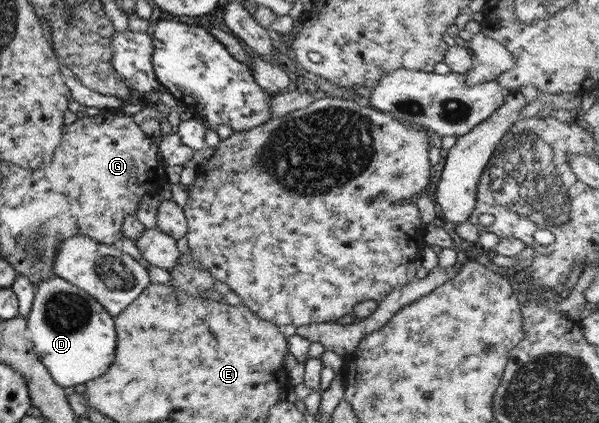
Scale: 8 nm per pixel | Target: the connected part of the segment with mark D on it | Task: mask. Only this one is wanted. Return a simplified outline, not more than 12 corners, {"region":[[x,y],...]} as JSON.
{"region":[[54,275],[25,318],[38,362],[69,389],[114,362],[113,316]]}

